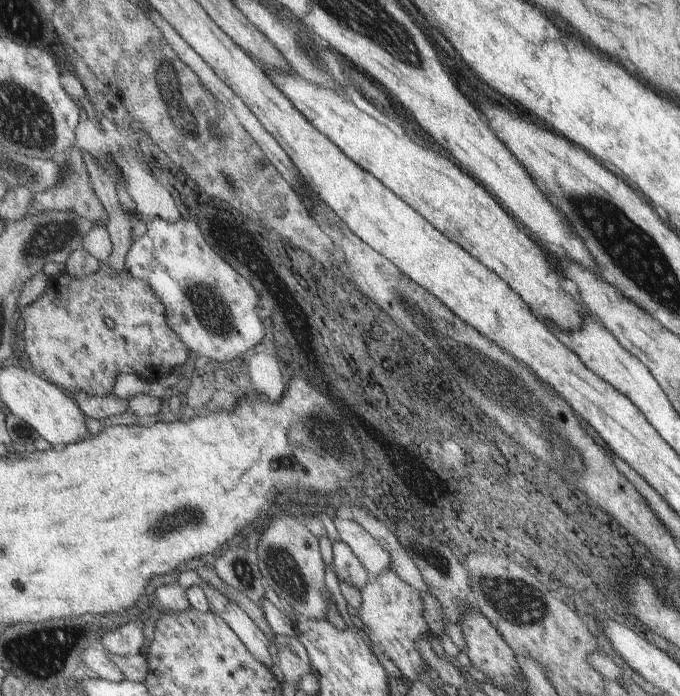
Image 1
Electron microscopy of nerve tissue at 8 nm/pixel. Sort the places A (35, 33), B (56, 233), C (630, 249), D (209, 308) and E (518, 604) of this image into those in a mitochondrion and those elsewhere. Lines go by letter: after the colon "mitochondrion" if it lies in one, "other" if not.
A: other
B: mitochondrion
C: mitochondrion
D: mitochondrion
E: mitochondrion

